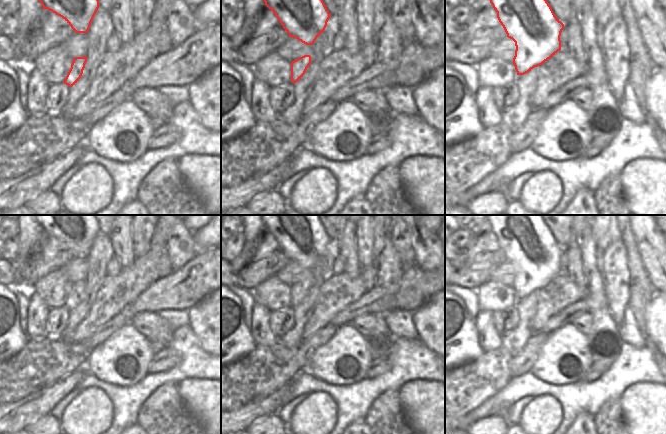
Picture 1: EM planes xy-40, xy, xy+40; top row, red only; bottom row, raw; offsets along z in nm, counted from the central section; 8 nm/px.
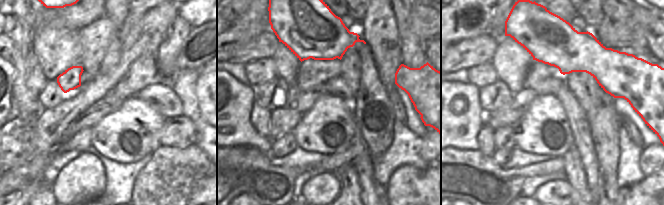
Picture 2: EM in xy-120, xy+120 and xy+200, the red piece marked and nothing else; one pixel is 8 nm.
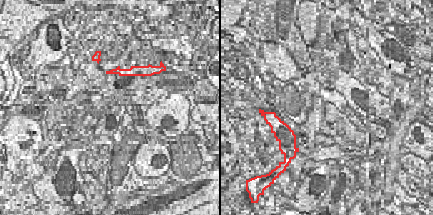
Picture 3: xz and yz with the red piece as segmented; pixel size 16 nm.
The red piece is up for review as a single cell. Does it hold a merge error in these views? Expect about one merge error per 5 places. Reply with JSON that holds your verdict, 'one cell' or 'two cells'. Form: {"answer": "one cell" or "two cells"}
{"answer": "one cell"}

